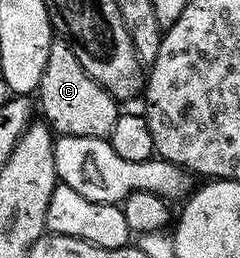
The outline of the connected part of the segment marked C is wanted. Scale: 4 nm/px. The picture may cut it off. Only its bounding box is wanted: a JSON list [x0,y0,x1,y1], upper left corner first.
[37,38,121,139]

